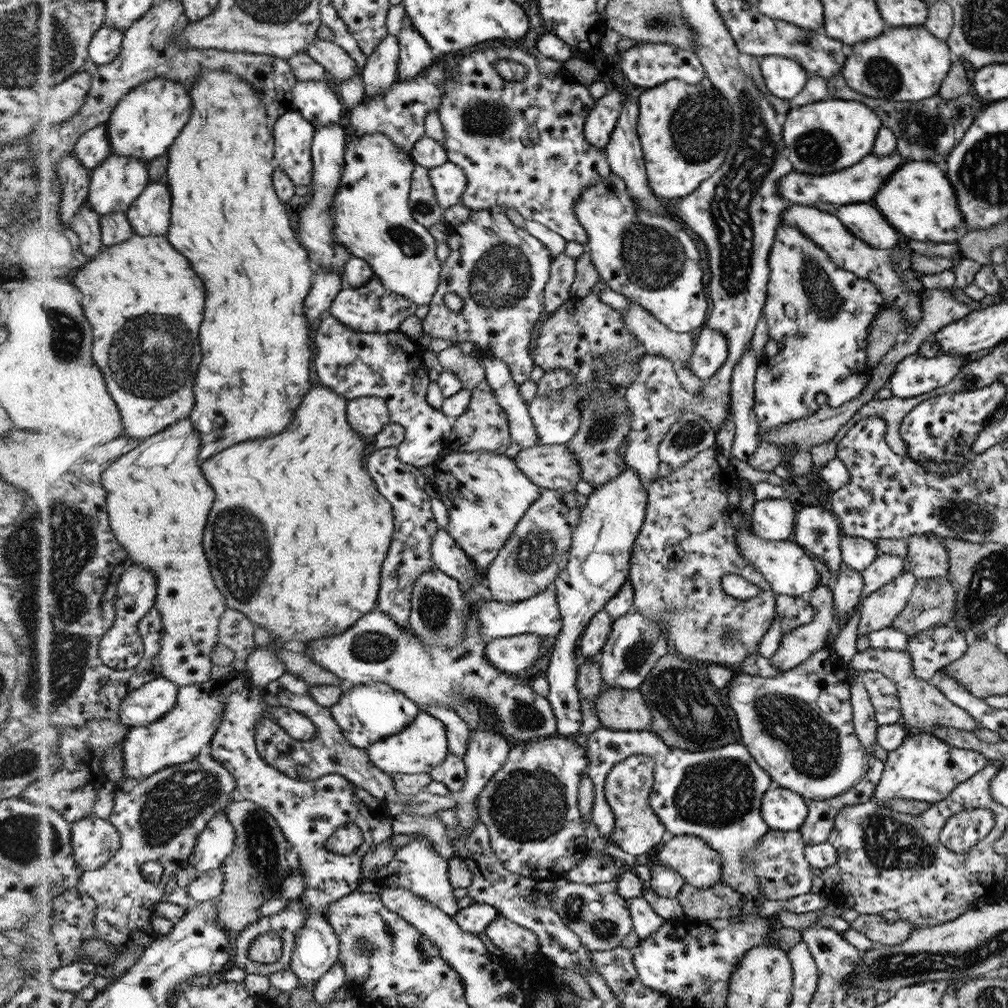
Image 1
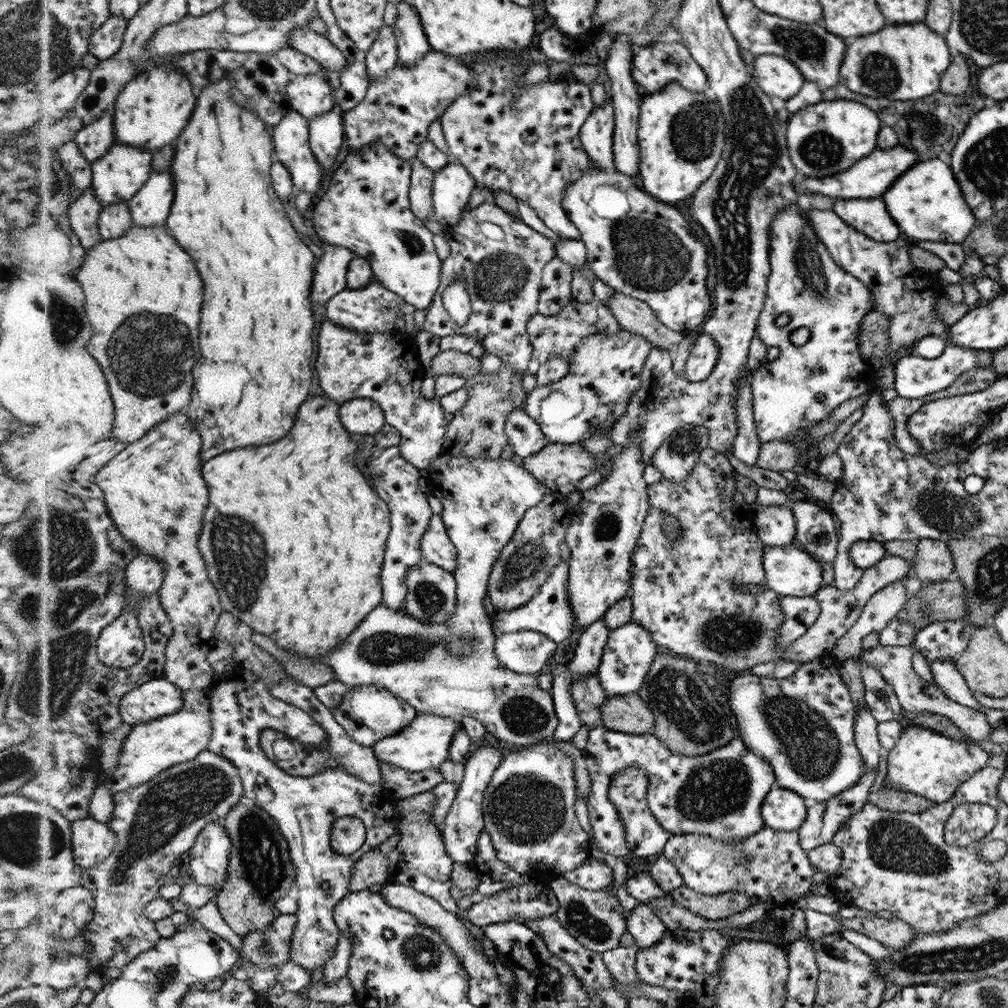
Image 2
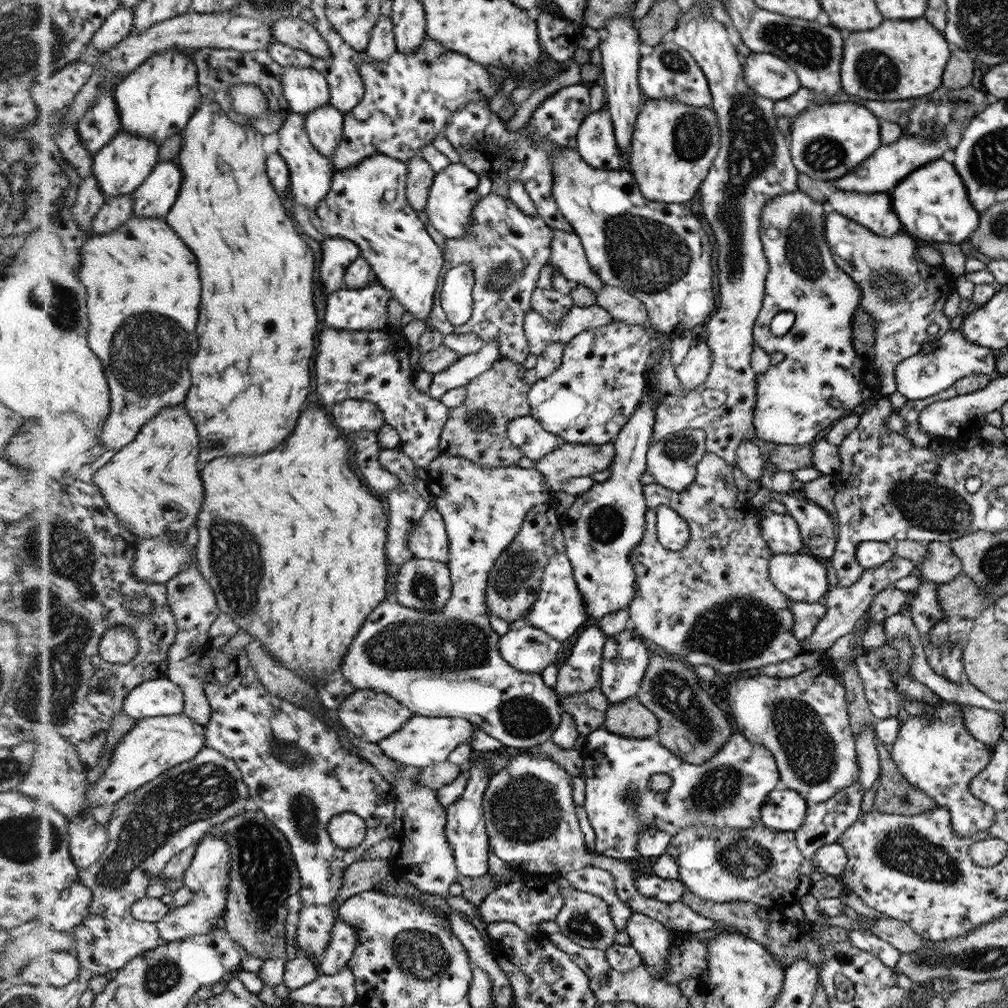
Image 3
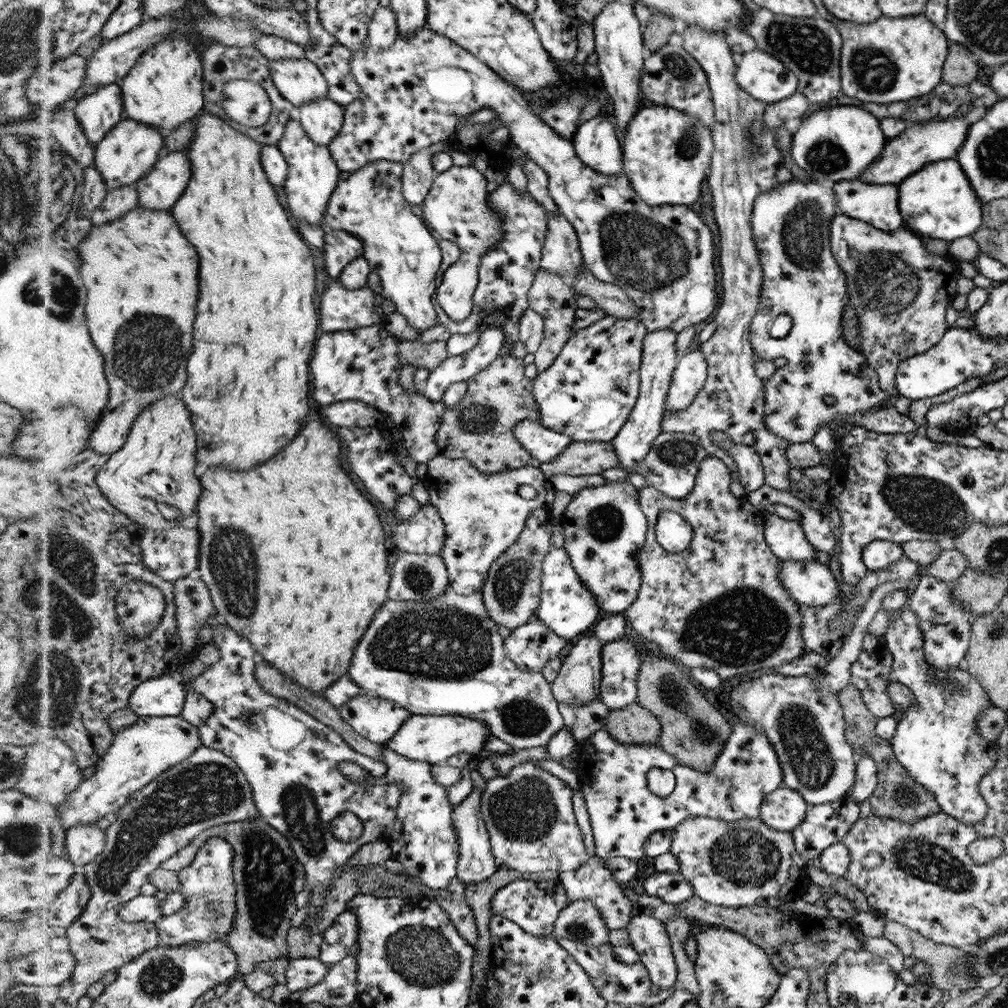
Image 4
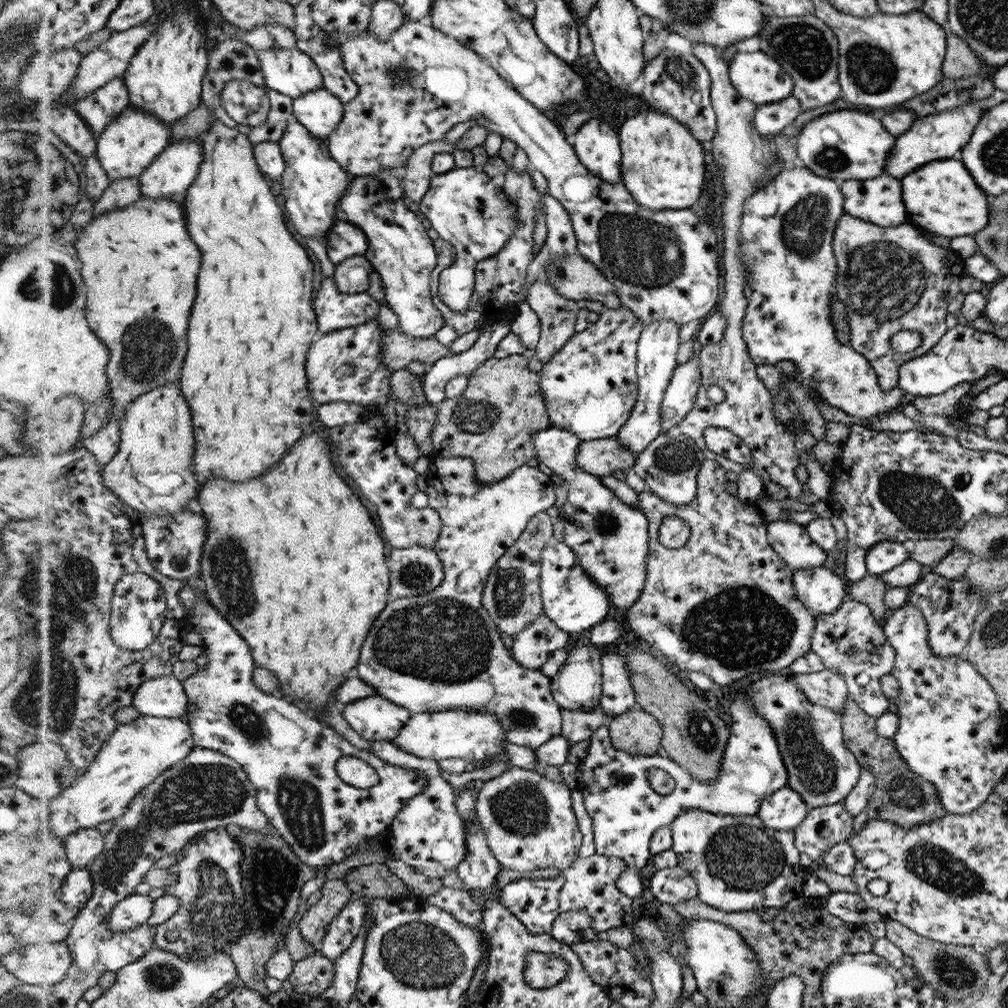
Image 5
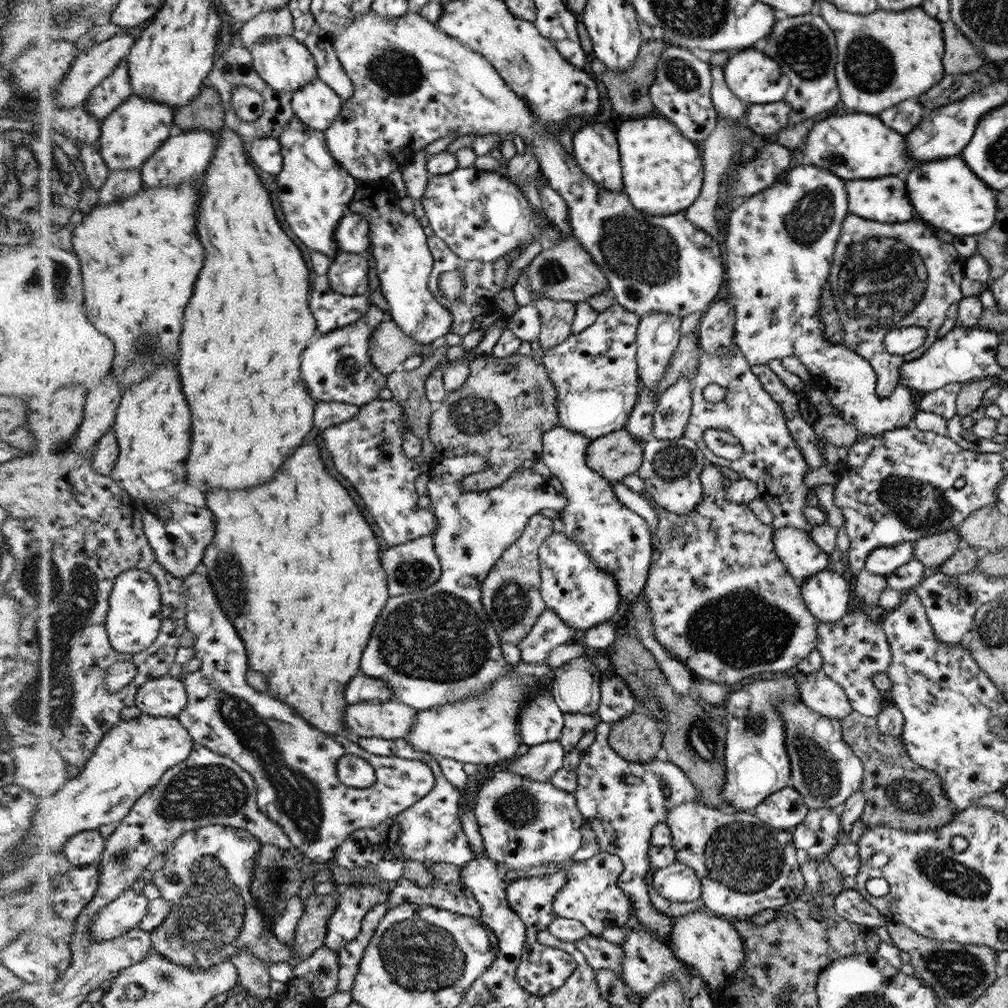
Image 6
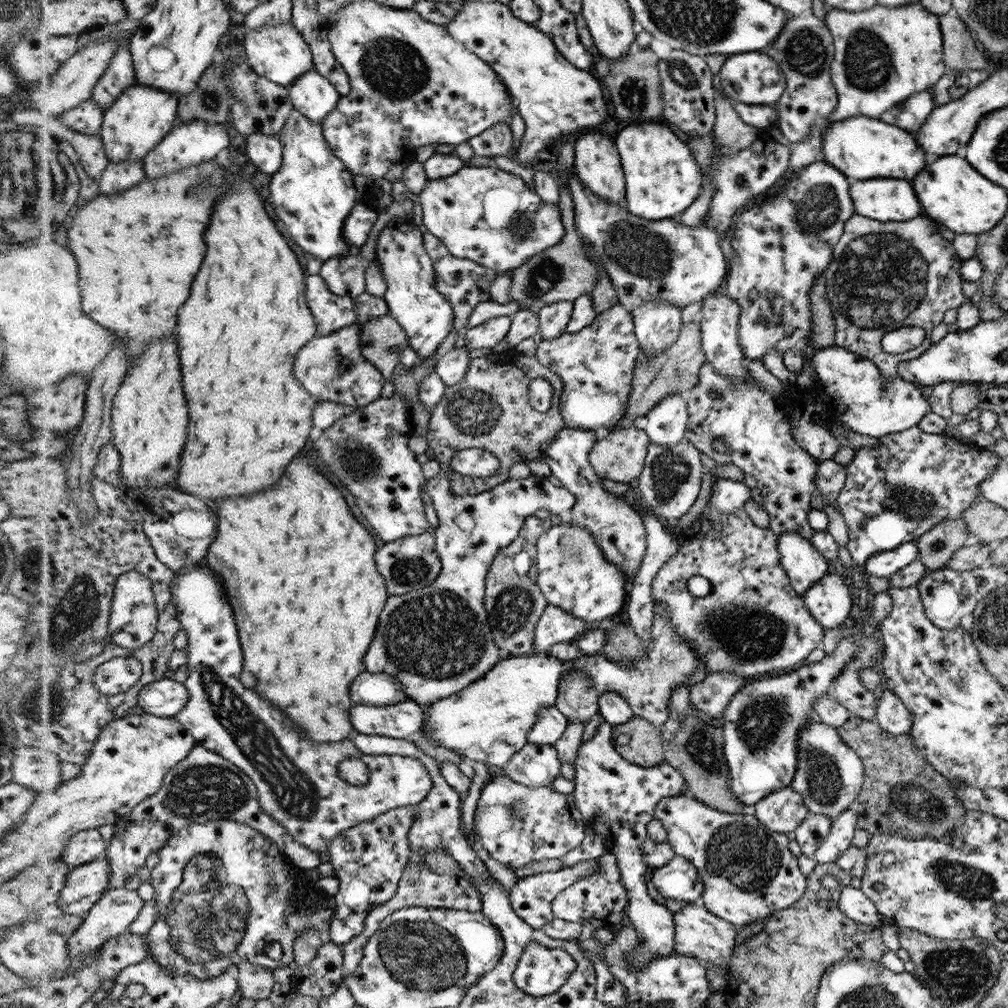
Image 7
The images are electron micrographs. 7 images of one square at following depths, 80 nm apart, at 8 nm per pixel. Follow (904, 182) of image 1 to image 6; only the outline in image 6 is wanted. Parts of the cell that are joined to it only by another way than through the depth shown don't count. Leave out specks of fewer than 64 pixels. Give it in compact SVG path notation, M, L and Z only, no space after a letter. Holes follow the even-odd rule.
M960 155L946 160L936 159L928 164L920 162L906 176L906 188L912 190L912 202L916 202L916 214L922 216L934 228L940 228L954 236L975 236L986 232L995 224L998 214L998 196L994 198L990 186L986 186Z

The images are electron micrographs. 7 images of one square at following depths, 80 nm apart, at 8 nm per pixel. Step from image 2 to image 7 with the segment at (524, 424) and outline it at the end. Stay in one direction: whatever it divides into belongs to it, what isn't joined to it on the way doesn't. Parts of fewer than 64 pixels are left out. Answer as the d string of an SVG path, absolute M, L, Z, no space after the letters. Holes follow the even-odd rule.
M566 426L551 440L545 460L553 475L562 482L562 487L575 496L575 503L564 516L565 520L589 530L595 538L596 545L604 552L604 558L620 568L631 586L647 550L646 524L642 515L628 503L604 489L603 478L596 474L595 466L589 464L587 452L595 448L598 439L600 439L599 432L585 432Z

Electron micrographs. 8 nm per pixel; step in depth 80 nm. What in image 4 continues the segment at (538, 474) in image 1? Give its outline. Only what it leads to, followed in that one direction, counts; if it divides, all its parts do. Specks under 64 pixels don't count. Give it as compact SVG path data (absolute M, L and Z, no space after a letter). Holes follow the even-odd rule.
M614 441L610 442L571 442L562 456L539 466L546 479L564 474L568 476L588 476L602 474L608 468L620 466Z

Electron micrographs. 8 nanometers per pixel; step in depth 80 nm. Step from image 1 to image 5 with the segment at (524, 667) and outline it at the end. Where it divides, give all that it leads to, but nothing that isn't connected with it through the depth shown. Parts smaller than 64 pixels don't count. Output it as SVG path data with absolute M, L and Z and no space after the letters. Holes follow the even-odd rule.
M541 614L526 629L516 633L512 640L511 657L520 666L538 670L556 650L566 646L570 636L560 630L547 614Z

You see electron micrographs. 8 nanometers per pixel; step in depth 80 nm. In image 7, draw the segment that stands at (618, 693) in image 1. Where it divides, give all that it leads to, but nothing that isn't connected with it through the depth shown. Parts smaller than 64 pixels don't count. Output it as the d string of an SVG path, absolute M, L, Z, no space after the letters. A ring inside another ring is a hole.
M634 716L624 724L613 726L611 739L620 756L640 767L652 768L665 763L663 735L659 727L645 718Z

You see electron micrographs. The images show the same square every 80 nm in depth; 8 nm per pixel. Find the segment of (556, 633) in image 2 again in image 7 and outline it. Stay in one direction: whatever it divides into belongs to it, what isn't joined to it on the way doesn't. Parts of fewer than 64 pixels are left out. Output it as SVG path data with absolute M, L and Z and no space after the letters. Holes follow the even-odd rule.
M566 521L563 525L552 525L543 536L536 541L537 549L537 582L547 601L552 606L558 606L564 612L569 612L576 618L581 618L584 622L600 622L612 614L616 614L624 606L624 596L626 596L626 582L620 568L615 564L608 562L604 558L604 552L596 545L595 538L589 530L577 524L571 524Z

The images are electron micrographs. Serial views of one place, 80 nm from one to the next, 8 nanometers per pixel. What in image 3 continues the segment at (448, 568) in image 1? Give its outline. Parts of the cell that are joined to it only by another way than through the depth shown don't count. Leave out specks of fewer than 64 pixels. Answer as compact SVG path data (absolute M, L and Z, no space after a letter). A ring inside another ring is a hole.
M436 508L427 510L423 520L408 537L408 548L418 558L443 562L449 561L450 542L443 515Z

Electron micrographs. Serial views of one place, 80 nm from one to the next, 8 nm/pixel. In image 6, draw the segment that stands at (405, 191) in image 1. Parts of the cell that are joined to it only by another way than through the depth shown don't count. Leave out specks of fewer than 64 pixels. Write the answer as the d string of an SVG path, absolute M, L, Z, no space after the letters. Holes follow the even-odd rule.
M388 178L378 181L361 180L359 190L351 200L348 211L367 216L369 222L369 248L374 256L382 295L388 304L390 318L420 345L436 345L451 332L453 315L434 298L428 288L434 259L427 241L430 229L426 221L414 213L404 213L400 207L400 194L392 188Z

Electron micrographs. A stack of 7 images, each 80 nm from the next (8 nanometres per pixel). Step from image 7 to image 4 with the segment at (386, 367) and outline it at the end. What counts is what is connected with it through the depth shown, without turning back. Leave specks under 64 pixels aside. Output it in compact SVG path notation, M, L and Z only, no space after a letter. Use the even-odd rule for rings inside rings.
M398 340L399 359L403 366L411 365L434 370L443 360L449 357L447 351L447 342L432 342L424 344L423 342Z

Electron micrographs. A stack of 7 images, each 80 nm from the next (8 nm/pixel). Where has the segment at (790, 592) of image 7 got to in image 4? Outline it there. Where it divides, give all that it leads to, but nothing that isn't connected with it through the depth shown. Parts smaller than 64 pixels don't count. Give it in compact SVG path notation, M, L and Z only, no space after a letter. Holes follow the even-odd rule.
M707 456L703 460L699 466L698 476L695 477L694 490L692 490L692 493L688 497L681 499L670 498L663 491L647 485L639 490L639 502L642 504L643 513L647 515L647 522L649 523L646 536L647 542L643 550L636 555L639 561L639 570L642 571L642 586L634 604L624 612L627 616L627 622L630 623L631 628L634 628L639 636L646 637L648 642L652 642L652 644L658 646L658 650L662 654L666 654L667 657L671 656L678 664L684 665L688 669L706 667L710 668L710 670L715 670L722 681L738 674L746 672L752 673L754 671L780 666L781 664L794 660L794 658L802 657L808 651L802 635L804 622L802 613L800 613L800 604L795 601L790 591L787 590L787 587L783 586L782 578L779 578L779 570L781 569L779 566L782 564L782 559L772 552L771 548L768 547L766 538L763 536L764 515L757 514L750 522L746 520L746 512L740 510L740 502L730 492L730 470L728 470L728 466L723 460L713 456ZM663 510L677 512L693 528L693 537L691 538L690 545L681 552L667 552L656 542L655 526L658 515Z

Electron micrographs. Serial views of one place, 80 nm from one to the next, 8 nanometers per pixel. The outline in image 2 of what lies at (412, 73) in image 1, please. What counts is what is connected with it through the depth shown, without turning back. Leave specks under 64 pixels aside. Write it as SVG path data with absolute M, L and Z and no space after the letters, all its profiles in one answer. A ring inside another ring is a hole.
M400 1L397 5L398 18L393 30L398 39L398 64L412 67L414 62L420 60L432 48L423 29L419 11L405 1Z

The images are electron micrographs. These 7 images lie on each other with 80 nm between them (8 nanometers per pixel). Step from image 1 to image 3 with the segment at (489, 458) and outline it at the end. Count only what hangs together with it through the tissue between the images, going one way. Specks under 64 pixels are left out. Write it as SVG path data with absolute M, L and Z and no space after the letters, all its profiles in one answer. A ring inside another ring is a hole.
M440 454L426 467L427 478L425 480L429 494L435 499L437 510L443 515L443 520L446 522L446 531L448 534L450 549L449 561L447 566L451 571L452 582L454 582L453 593L451 600L445 604L442 610L431 610L431 612L422 612L421 610L411 609L407 606L402 606L396 600L389 600L377 606L368 616L368 620L364 622L364 630L360 630L355 634L354 640L351 642L350 648L341 662L341 670L339 674L343 676L356 689L372 689L389 694L392 698L398 699L405 707L408 707L412 712L420 716L440 716L440 717L458 717L466 718L474 725L484 729L492 738L500 741L503 748L509 752L525 751L531 747L539 747L539 745L550 740L554 736L555 729L559 728L562 721L562 710L560 710L560 697L554 689L550 689L544 685L541 673L524 673L518 671L506 659L502 657L502 652L499 650L499 638L501 637L492 629L488 616L490 610L487 605L487 581L490 577L491 568L494 566L498 557L503 554L504 550L512 544L512 540L516 538L516 534L521 529L526 513L536 505L542 505L544 501L550 500L554 496L554 491L550 483L544 478L544 475L535 468L522 468L518 465L510 465L505 467L487 467L472 462L471 459L462 457L451 457Z

